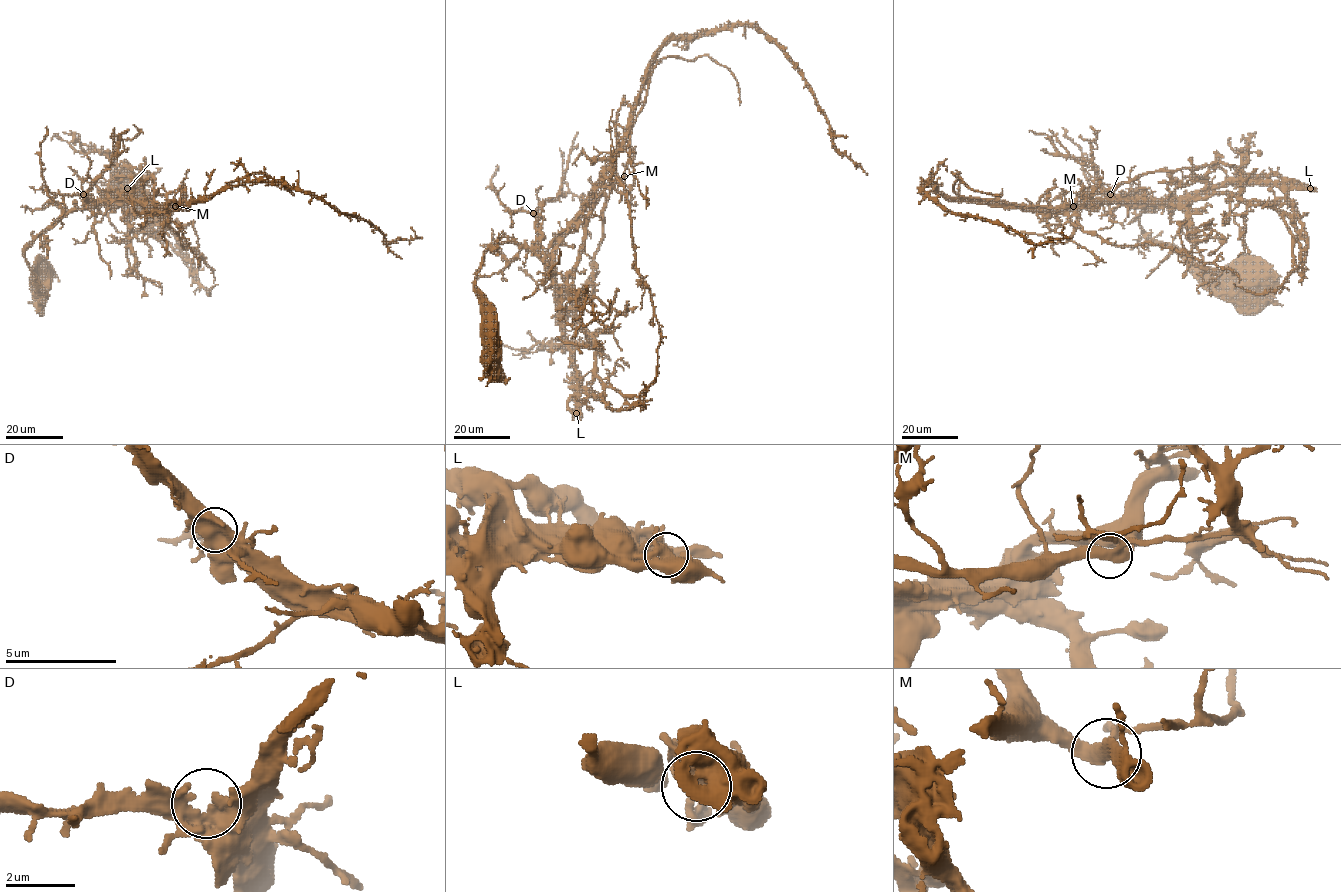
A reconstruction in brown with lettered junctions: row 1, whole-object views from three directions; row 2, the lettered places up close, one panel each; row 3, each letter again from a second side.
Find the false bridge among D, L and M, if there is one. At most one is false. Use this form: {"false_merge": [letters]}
{"false_merge": ["L"]}

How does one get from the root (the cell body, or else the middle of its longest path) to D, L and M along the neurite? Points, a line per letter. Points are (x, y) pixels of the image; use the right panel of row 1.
D: (1248, 284), (1222, 272), (1193, 270), (1141, 228), (1143, 208), (1120, 205), (1110, 194)
L: (1248, 284), (1222, 272), (1193, 270), (1141, 228), (1140, 215), (1166, 199), (1235, 181), (1310, 188)
M: (1248, 284), (1222, 272), (1193, 270), (1169, 247), (1157, 244), (1139, 223), (1144, 203), (1079, 196), (1073, 206)

